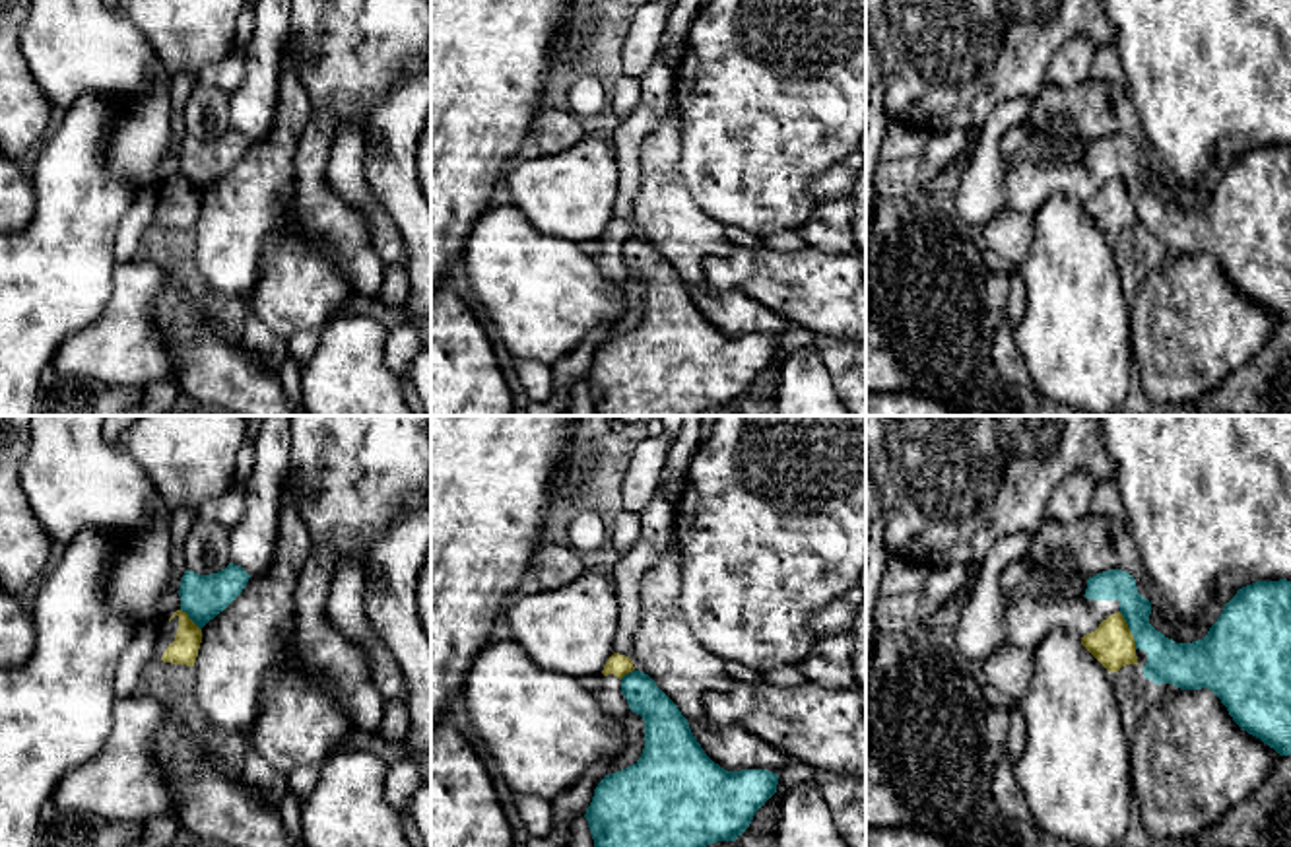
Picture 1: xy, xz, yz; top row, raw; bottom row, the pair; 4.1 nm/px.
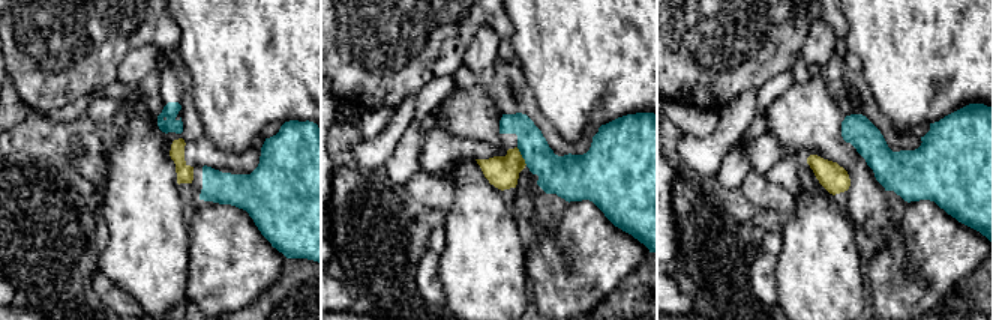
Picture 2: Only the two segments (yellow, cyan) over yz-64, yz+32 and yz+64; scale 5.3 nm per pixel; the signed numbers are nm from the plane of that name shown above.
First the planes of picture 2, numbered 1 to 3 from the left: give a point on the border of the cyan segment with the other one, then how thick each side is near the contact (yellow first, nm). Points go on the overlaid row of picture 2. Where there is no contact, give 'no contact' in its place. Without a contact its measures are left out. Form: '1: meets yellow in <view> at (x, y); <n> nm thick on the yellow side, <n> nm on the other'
1: no contact
2: meets yellow in yz+32 at (521, 156); 180 nm thick on the yellow side, 200 nm on the other
3: no contact

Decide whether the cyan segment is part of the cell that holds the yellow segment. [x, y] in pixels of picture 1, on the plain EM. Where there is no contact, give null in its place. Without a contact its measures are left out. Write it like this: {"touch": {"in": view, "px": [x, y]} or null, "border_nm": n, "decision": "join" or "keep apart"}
{"touch": {"in": "yz", "px": [1128, 195]}, "border_nm": 170, "decision": "join"}

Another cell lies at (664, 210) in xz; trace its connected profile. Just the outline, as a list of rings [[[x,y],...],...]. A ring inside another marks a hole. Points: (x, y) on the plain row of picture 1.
[[[676,109],[645,138],[633,216],[641,237],[656,247],[687,288],[703,288],[707,286],[705,258],[724,256],[734,245],[726,239],[726,225],[709,218],[683,186],[679,136]]]

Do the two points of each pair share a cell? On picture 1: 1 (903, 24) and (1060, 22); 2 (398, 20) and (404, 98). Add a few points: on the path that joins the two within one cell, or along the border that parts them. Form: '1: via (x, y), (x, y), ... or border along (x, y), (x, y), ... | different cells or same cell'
1: via (942, 22), (1022, 22) | same cell
2: border along (410, 80), (402, 82), (371, 117) | different cells

